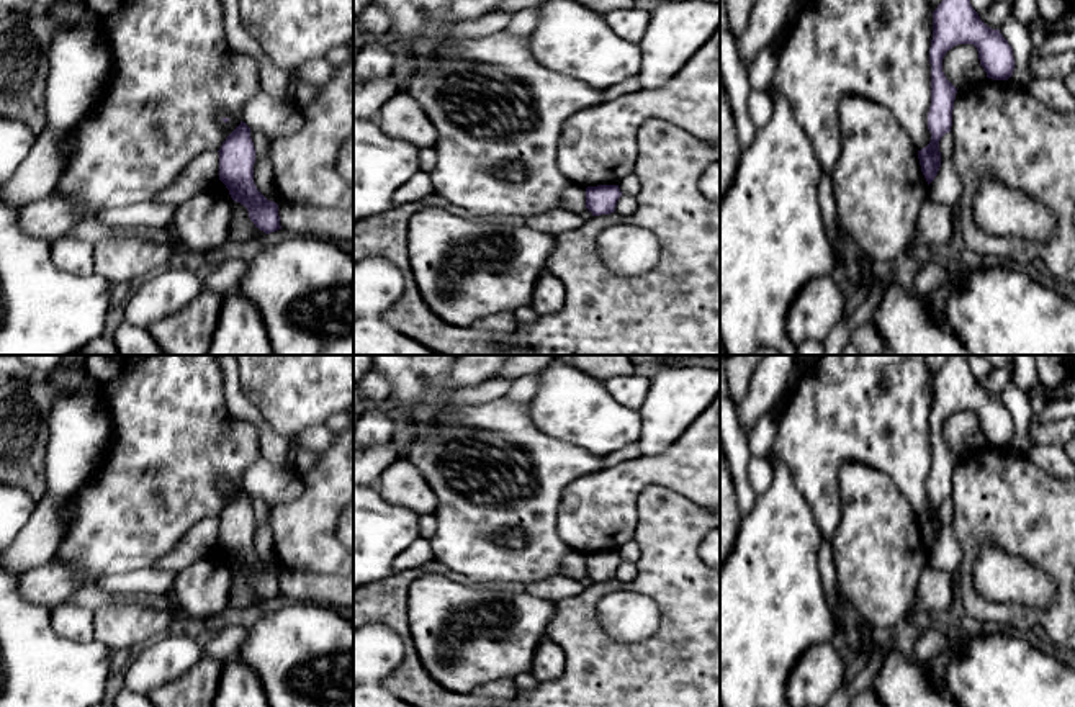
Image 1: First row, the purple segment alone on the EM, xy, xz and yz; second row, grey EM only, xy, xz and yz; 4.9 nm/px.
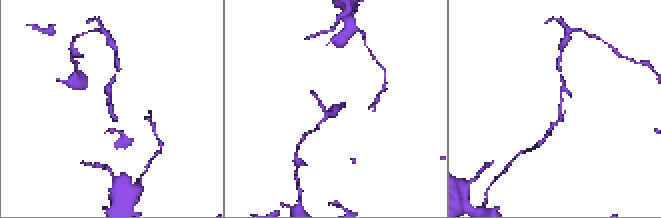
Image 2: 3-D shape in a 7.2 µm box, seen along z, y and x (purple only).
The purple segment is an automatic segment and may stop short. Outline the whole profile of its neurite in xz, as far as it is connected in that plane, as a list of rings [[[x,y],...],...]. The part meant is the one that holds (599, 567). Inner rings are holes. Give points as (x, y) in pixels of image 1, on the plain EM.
[[[597,552],[586,555],[586,574],[592,583],[610,581],[615,578],[622,563],[618,552]]]

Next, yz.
[[[951,355],[933,378],[931,430],[931,473],[928,496],[931,507],[918,517],[921,538],[928,552],[941,534],[939,507],[951,499],[952,476],[957,455],[942,439],[942,426],[957,411],[974,411],[980,432],[988,445],[1008,447],[1014,437],[1013,416],[1000,396],[988,394],[972,375],[969,355]]]

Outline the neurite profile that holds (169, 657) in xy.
[[[172,630],[139,648],[126,666],[124,687],[149,694],[188,673],[203,656],[193,632]]]

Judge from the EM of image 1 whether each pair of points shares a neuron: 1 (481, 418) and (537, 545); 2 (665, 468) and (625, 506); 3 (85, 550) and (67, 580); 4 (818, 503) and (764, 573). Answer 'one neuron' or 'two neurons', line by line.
1: one neuron
2: one neuron
3: two neurons
4: two neurons

